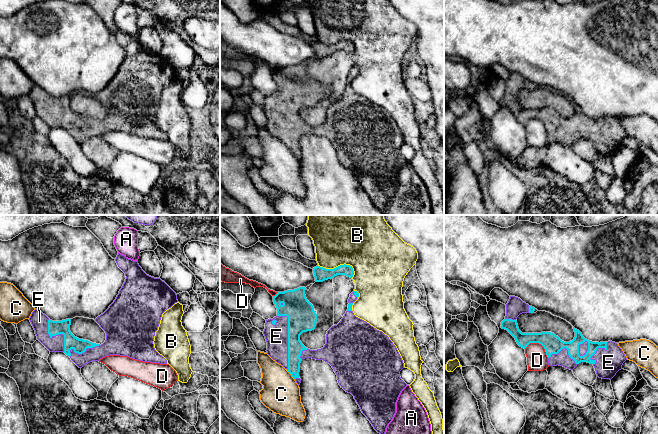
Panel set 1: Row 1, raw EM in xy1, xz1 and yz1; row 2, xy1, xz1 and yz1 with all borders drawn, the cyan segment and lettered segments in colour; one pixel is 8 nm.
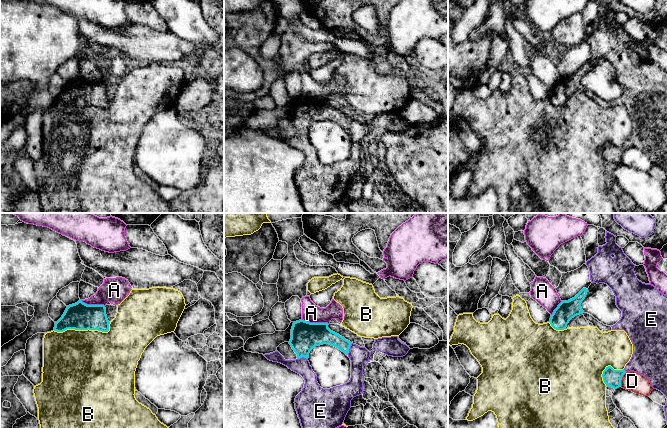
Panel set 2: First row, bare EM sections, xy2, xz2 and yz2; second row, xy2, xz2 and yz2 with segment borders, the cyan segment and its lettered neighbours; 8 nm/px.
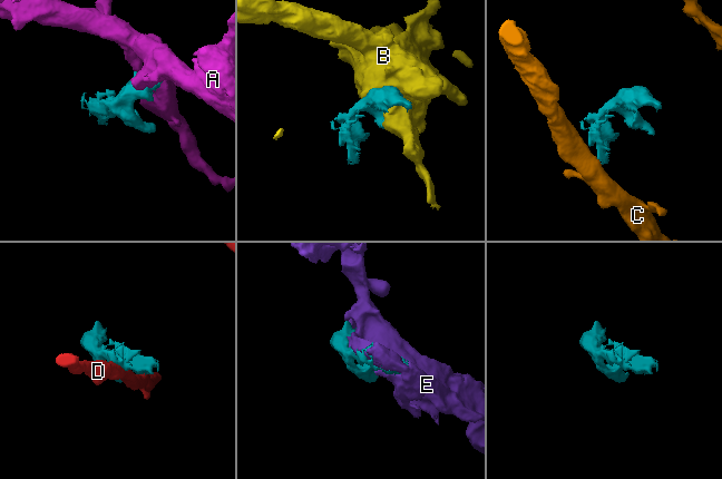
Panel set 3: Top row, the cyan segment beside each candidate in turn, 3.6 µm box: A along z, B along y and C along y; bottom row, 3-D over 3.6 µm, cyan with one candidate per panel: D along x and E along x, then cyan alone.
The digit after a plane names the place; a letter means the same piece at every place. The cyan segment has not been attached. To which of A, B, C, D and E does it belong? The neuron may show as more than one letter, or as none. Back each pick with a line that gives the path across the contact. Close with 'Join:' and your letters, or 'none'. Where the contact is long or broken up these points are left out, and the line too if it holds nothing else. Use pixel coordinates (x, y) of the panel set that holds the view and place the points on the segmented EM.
Join: E

